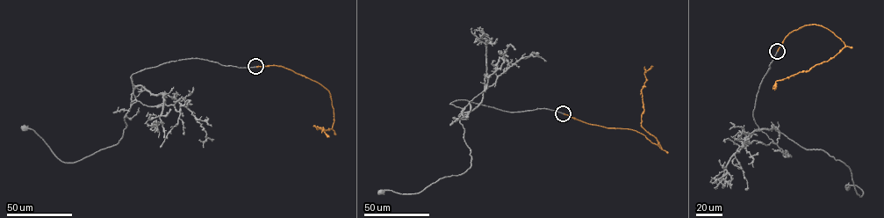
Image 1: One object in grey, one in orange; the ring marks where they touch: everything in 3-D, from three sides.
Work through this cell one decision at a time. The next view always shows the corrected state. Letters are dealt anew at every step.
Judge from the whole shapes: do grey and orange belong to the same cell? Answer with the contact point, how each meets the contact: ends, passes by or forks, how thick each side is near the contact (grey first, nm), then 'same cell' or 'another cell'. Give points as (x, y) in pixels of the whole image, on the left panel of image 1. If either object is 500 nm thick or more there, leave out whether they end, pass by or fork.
place (255, 66); grey ends; orange ends; calibres 240 and 360 nm; same cell

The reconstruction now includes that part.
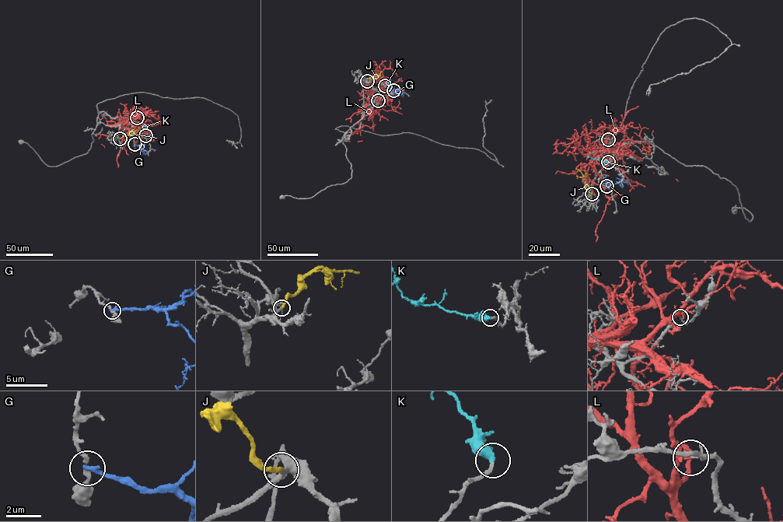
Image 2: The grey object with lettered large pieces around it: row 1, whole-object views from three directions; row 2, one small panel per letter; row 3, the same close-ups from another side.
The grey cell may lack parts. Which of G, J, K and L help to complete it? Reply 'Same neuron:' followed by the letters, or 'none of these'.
Same neuron: J, K

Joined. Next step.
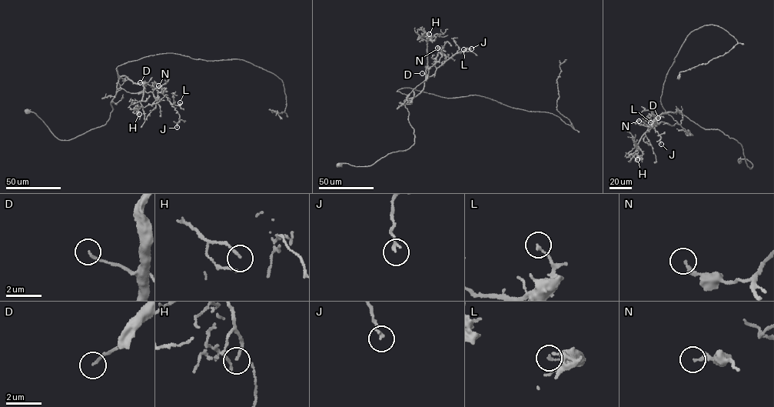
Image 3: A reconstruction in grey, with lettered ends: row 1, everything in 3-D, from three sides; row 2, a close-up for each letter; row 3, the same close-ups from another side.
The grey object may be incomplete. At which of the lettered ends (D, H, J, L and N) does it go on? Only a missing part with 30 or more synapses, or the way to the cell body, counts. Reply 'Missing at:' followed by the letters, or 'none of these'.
Missing at: none of these

